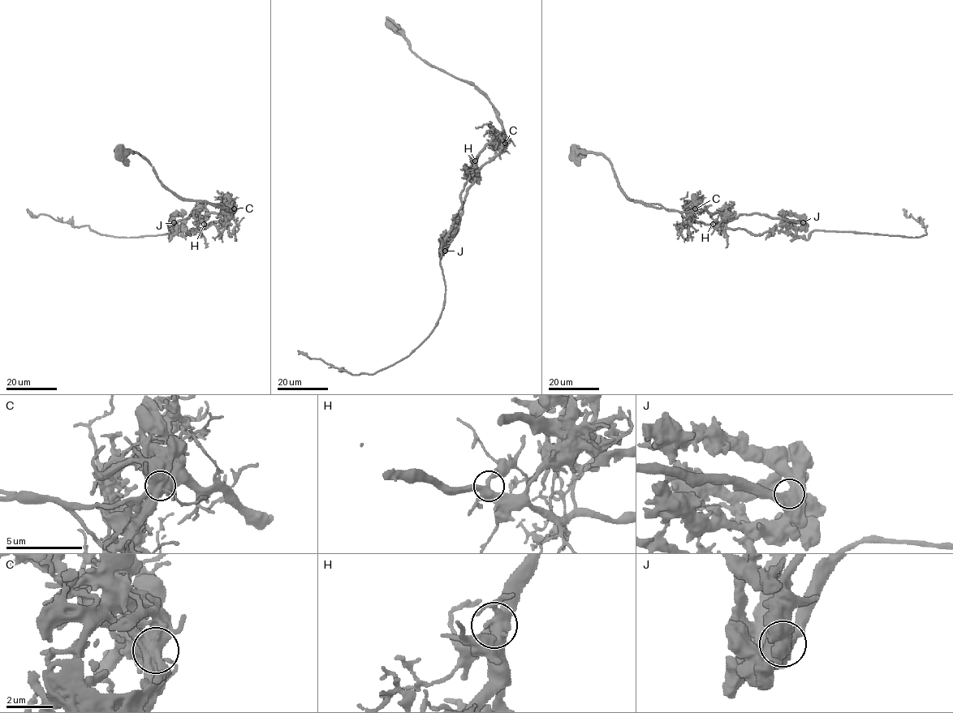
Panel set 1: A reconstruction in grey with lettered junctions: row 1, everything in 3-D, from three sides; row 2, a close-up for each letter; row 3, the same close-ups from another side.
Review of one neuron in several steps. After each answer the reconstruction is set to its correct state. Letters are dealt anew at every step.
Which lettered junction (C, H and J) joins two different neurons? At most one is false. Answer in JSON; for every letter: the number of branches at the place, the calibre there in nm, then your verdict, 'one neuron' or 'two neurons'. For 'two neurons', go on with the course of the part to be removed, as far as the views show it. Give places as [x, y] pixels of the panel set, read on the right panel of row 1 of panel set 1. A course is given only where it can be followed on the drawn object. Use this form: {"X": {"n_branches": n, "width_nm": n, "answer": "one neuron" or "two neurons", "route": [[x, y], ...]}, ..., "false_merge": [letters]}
{"C": {"n_branches": 4, "width_nm": 600, "answer": "two neurons", "route": [[695, 208], [687, 218], [696, 222], [754, 234], [924, 235], [927, 225], [903, 208]]}, "H": {"n_branches": 4, "width_nm": 440, "answer": "one neuron"}, "J": {"n_branches": 4, "width_nm": 500, "answer": "one neuron"}, "false_merge": ["C"]}

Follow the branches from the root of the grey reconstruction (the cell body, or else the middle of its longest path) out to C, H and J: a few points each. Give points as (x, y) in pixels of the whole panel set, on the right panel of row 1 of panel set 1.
C: (575, 152), (601, 152), (610, 162), (621, 189), (631, 200), (659, 204), (666, 208), (682, 212), (695, 208)
H: (575, 152), (601, 152), (631, 200), (659, 204), (696, 222), (713, 224)
J: (575, 152), (601, 152), (631, 200), (659, 204), (682, 212), (701, 208), (730, 218), (761, 213), (803, 222)

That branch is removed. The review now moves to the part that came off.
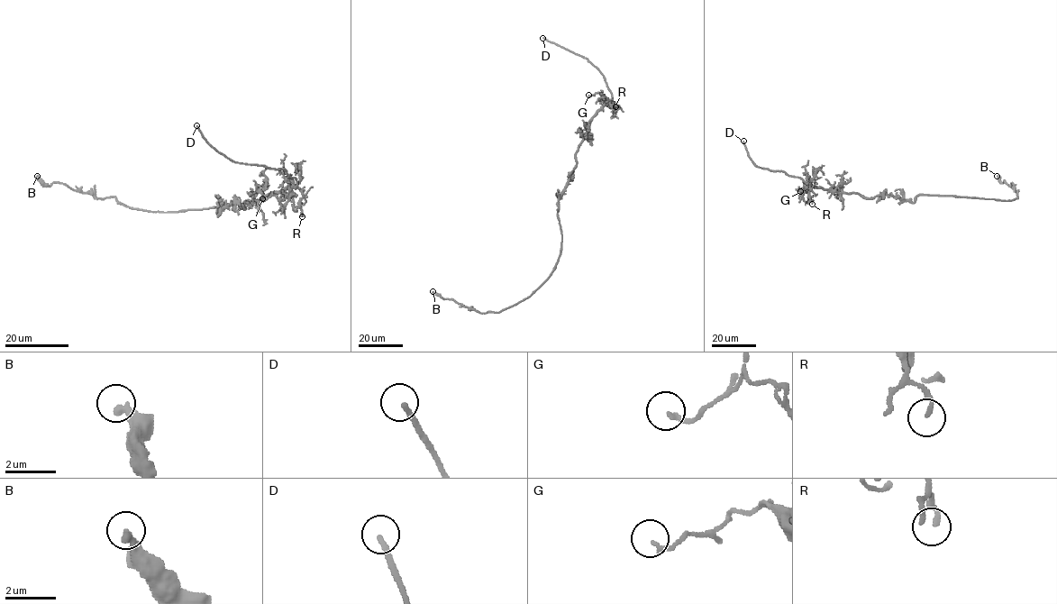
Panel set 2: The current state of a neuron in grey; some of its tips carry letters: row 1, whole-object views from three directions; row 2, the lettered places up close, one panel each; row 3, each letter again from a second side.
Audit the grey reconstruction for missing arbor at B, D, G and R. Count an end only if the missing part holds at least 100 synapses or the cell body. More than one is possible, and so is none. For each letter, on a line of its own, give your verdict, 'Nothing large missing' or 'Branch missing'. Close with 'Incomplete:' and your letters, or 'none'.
B: Nothing large missing
D: Branch missing
G: Nothing large missing
R: Nothing large missing
Incomplete: D

